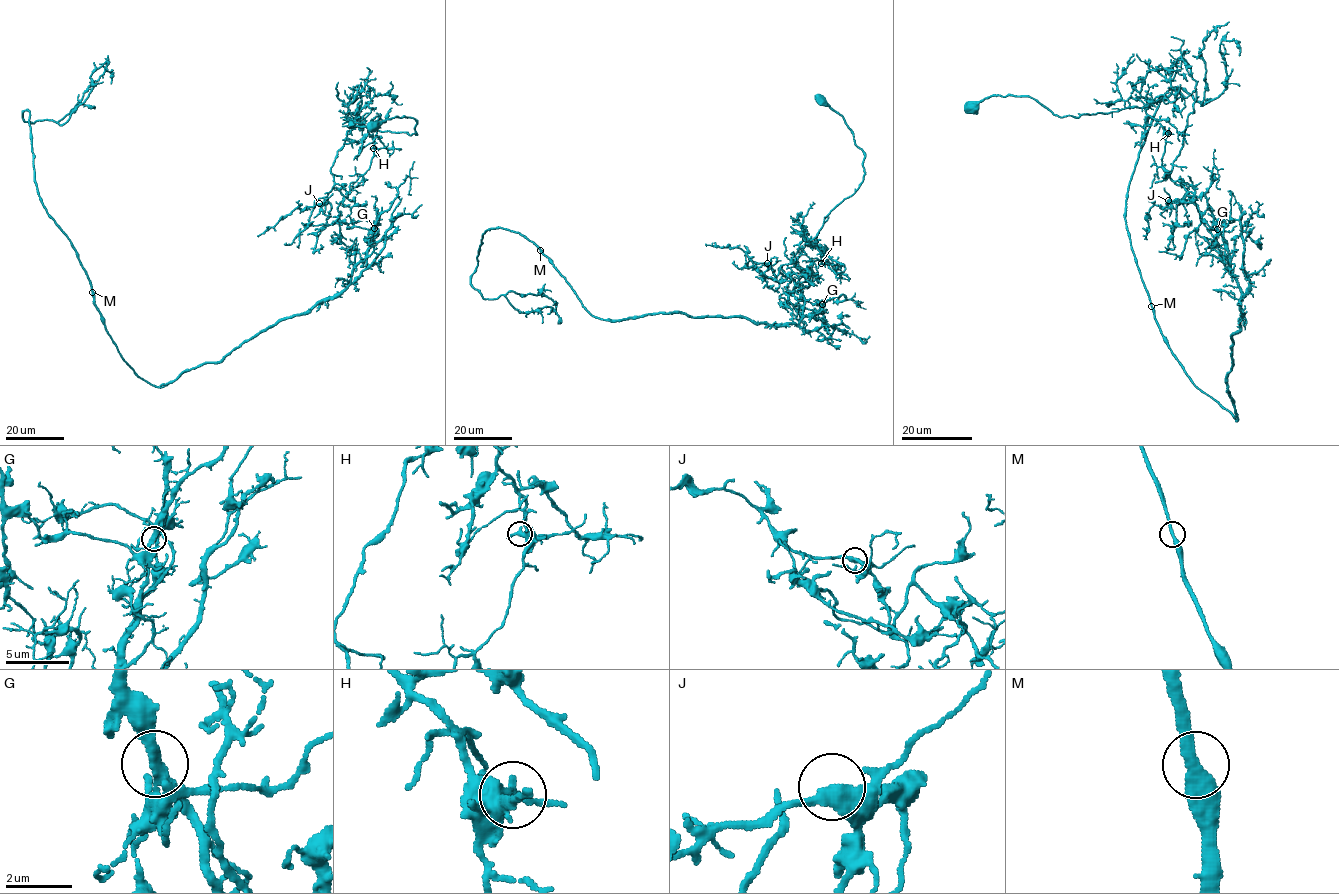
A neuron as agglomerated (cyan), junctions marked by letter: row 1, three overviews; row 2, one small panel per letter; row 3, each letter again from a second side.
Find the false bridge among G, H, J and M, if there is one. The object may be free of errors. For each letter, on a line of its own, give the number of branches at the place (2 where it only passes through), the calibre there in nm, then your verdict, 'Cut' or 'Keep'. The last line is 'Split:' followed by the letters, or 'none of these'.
G: Branches: 2. Thickness 320 nm. Cut
H: Branches: 2. Thickness 360 nm. Keep
J: Branches: 2. Thickness 400 nm. Keep
M: Branches: 2. Thickness 360 nm. Keep
Split: G

